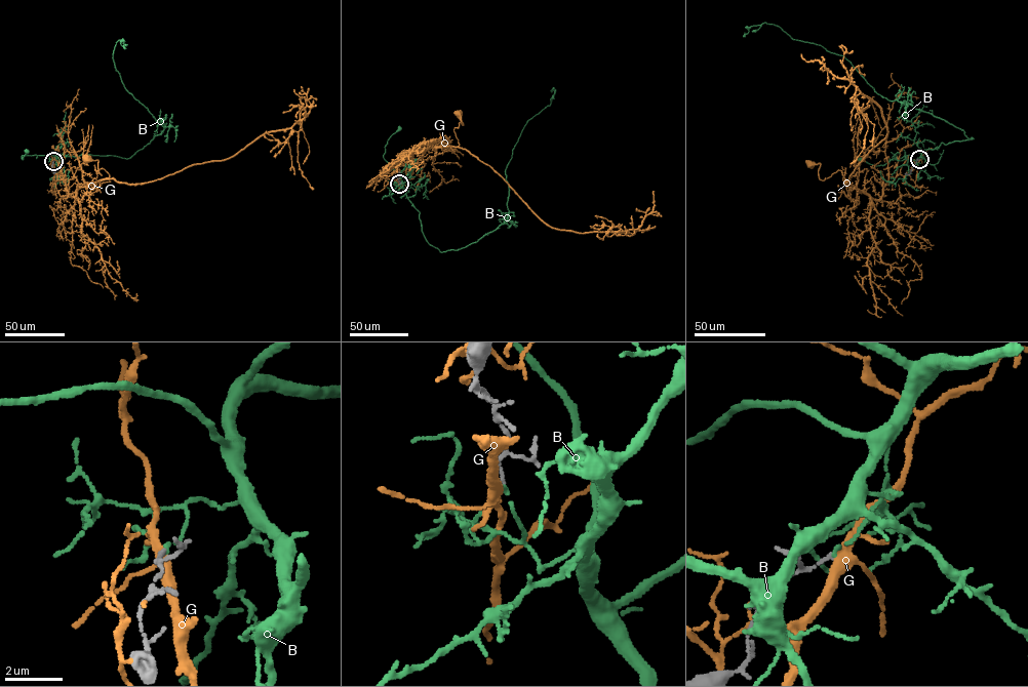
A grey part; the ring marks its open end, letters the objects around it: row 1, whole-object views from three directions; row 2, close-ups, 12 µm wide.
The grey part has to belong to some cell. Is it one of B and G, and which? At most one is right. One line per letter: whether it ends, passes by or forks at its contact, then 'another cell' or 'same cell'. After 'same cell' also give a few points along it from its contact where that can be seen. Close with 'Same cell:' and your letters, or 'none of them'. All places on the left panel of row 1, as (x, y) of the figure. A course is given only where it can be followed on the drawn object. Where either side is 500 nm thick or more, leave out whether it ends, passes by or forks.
B: it ends there; same cell; it runs (52, 161), (55, 157), (51, 154), (22, 155), (23, 159), (26, 151)
G: it forks there; another cell
Same cell: B

